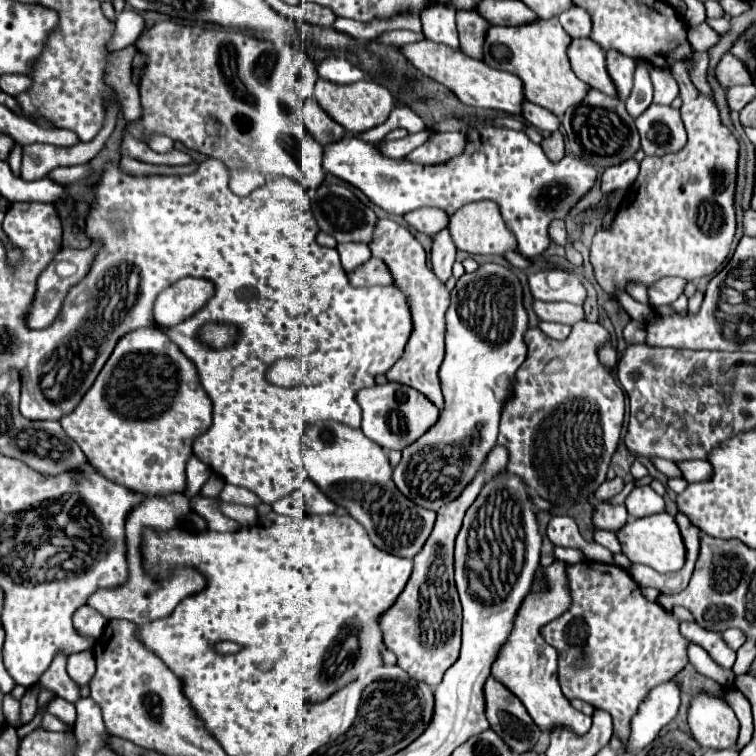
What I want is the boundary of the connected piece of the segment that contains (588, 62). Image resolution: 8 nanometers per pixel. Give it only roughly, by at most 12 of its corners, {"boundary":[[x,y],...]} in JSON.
{"boundary":[[572,39],[568,59],[578,79],[610,97],[606,51]]}

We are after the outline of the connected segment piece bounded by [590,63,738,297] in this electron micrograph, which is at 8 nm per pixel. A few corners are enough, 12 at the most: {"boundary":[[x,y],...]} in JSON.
{"boundary":[[670,69],[682,151],[644,157],[590,249],[628,281],[716,273],[736,233],[738,141]]}

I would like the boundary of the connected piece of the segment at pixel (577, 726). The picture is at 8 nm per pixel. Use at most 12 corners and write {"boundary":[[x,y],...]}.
{"boundary":[[566,563],[544,567],[492,663],[542,731],[584,735],[542,627],[570,607]]}

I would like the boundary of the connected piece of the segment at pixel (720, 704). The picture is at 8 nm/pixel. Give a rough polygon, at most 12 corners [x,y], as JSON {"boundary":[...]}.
{"boundary":[[706,691],[688,709],[704,749],[736,745],[740,723],[724,699]]}

